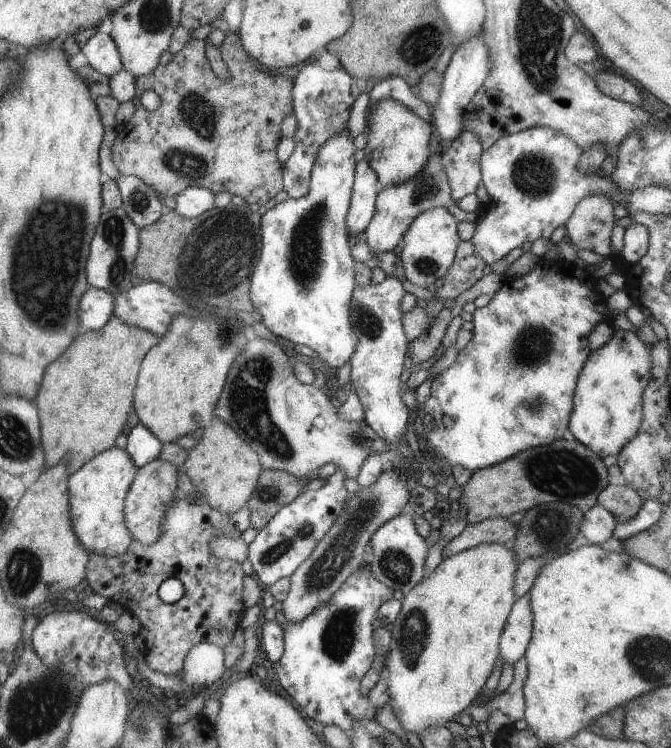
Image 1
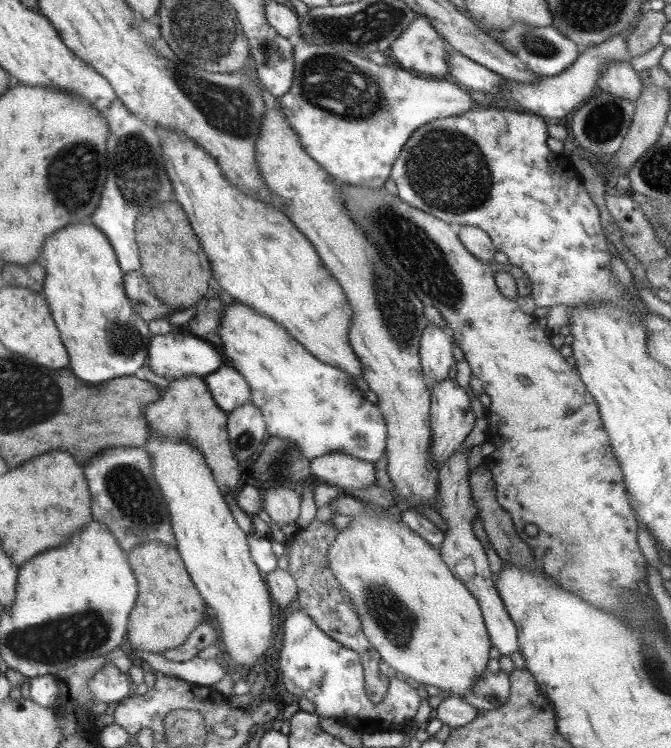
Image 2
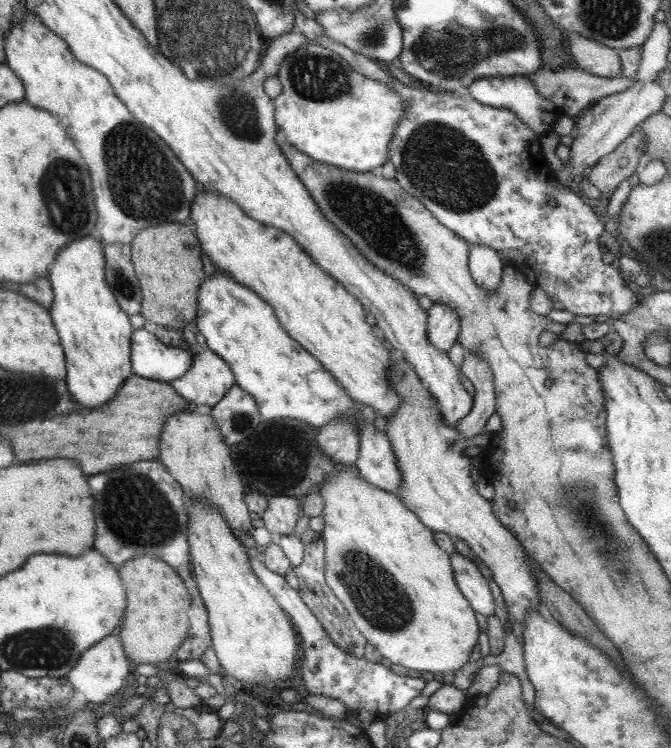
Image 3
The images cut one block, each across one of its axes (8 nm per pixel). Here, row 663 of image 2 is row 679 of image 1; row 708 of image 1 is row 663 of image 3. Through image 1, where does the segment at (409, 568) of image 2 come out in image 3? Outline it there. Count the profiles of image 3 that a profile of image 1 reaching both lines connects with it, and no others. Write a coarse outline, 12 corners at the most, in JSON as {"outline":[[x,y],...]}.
{"outline":[[354,468],[328,474],[325,581],[384,658],[444,675],[475,610],[451,556]]}

